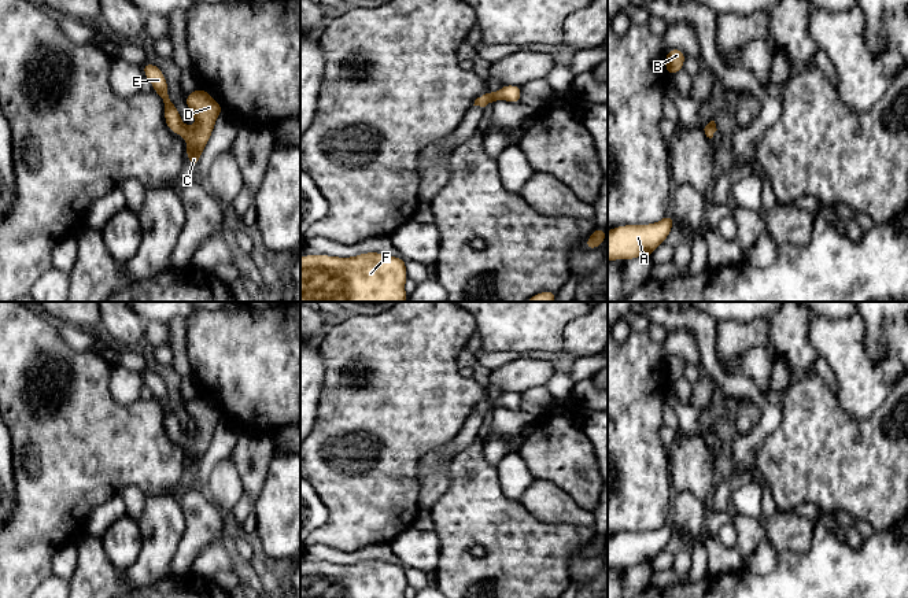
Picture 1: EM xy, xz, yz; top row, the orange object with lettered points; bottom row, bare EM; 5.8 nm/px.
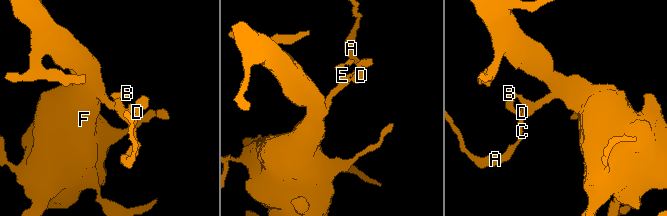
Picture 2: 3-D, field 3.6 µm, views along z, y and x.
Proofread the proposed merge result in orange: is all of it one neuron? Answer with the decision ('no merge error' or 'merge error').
no merge error

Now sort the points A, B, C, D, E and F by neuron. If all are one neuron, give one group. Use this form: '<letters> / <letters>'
A B C D E F

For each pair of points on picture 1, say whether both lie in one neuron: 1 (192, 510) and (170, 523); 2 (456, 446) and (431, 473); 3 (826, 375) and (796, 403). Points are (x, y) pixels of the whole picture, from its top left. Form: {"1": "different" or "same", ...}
{"1": "different", "2": "same", "3": "different"}

